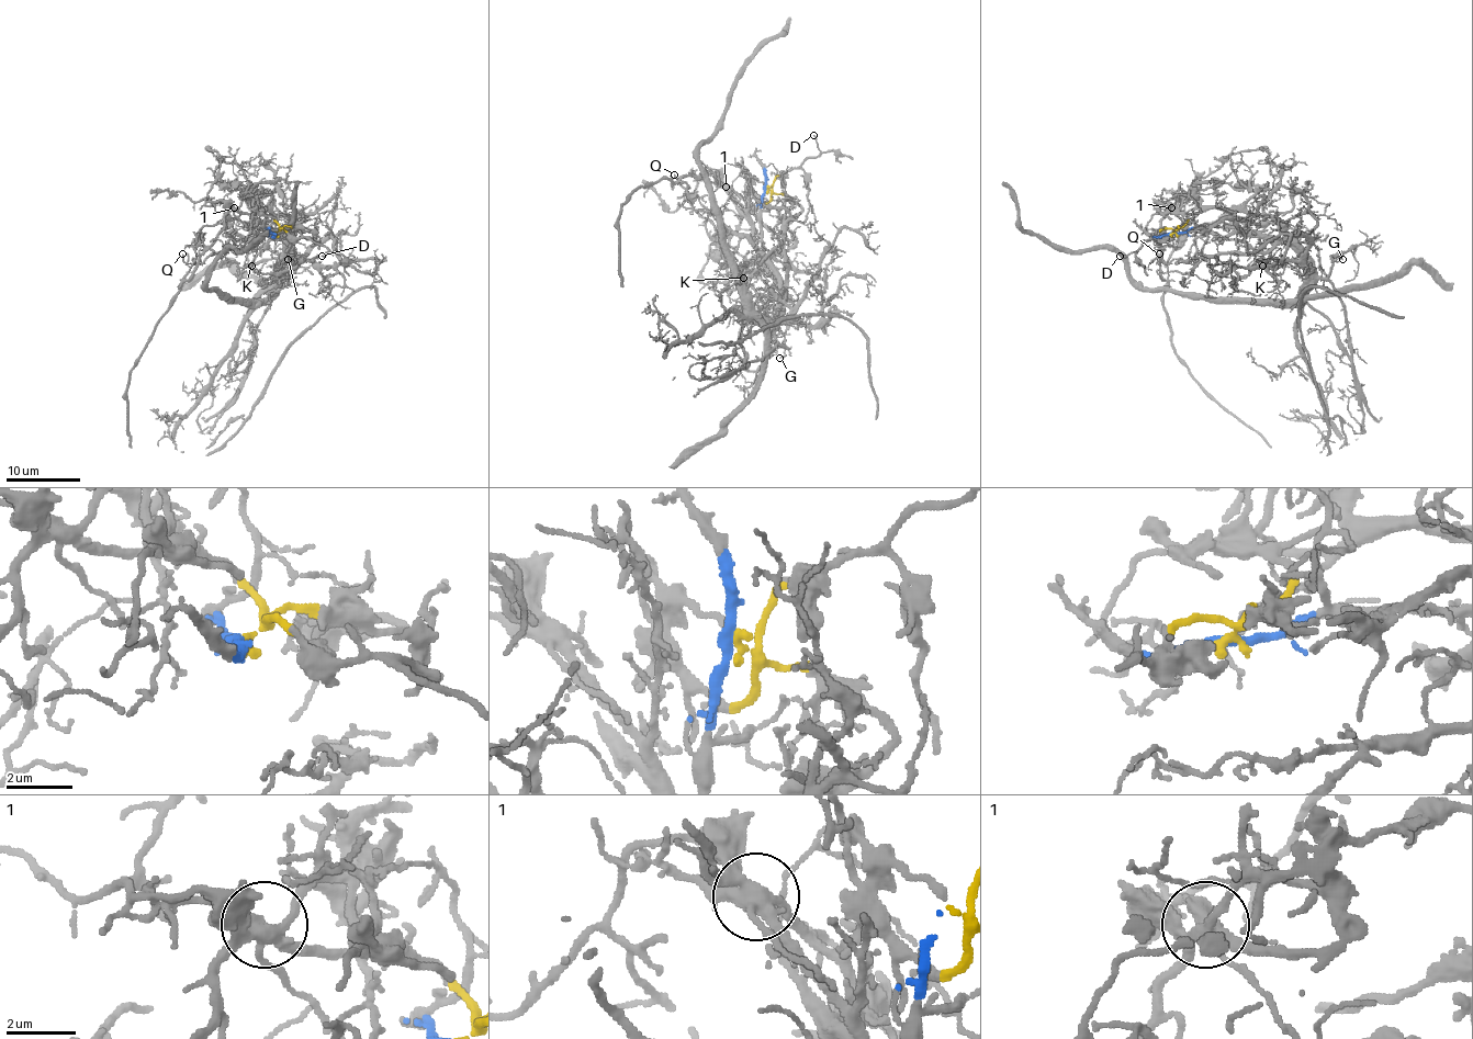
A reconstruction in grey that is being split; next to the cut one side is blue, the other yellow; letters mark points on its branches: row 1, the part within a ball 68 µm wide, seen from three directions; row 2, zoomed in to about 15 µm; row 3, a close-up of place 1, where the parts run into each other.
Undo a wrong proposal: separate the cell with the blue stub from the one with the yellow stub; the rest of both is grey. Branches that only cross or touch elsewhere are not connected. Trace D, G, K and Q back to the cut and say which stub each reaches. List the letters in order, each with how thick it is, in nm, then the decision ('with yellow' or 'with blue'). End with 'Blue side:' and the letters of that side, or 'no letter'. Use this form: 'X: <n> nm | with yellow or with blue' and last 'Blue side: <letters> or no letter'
D: 130 nm | with yellow
G: 140 nm | with blue
K: 110 nm | with blue
Q: 140 nm | with yellow
Blue side: G, K

